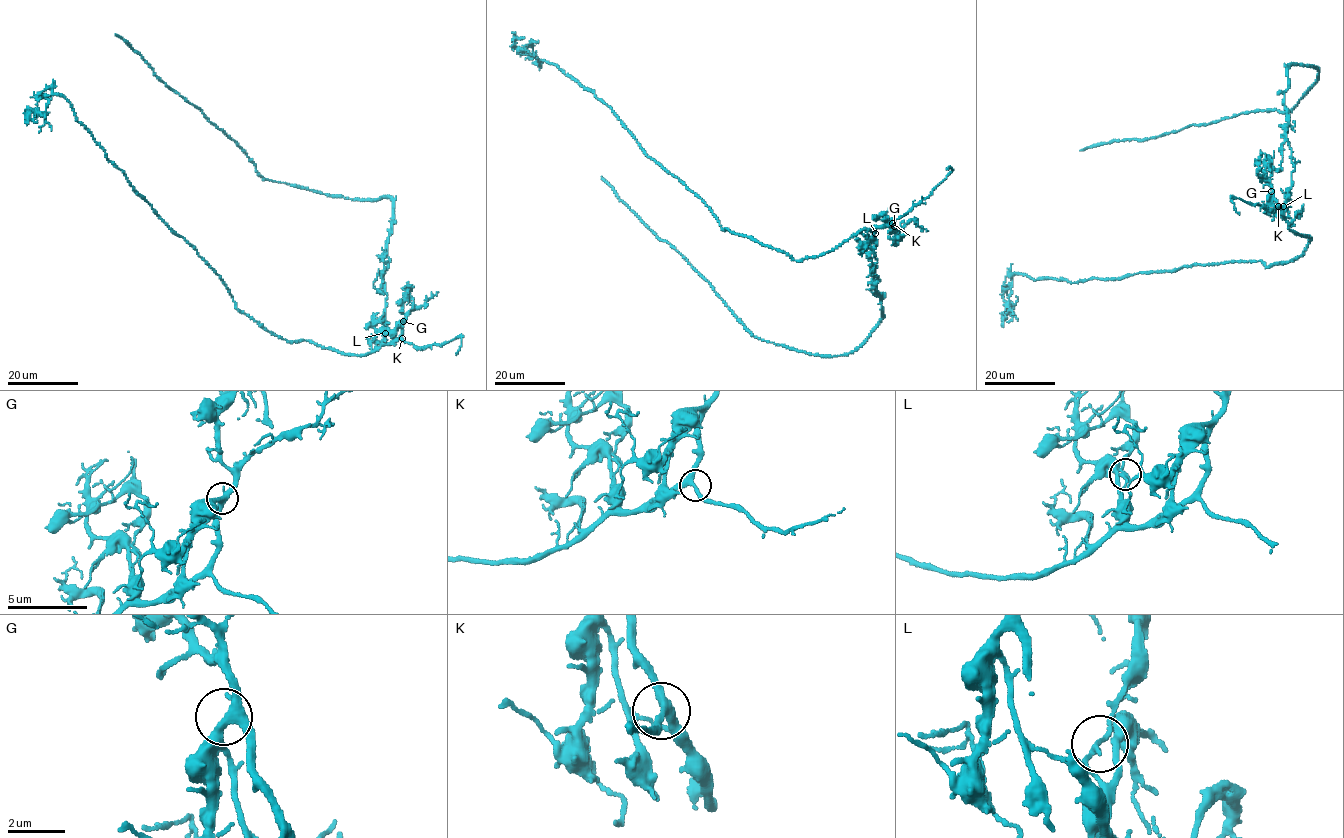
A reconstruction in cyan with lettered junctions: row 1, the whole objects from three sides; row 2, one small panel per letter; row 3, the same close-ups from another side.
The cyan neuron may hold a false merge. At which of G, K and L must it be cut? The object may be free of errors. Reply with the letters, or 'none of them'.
L

